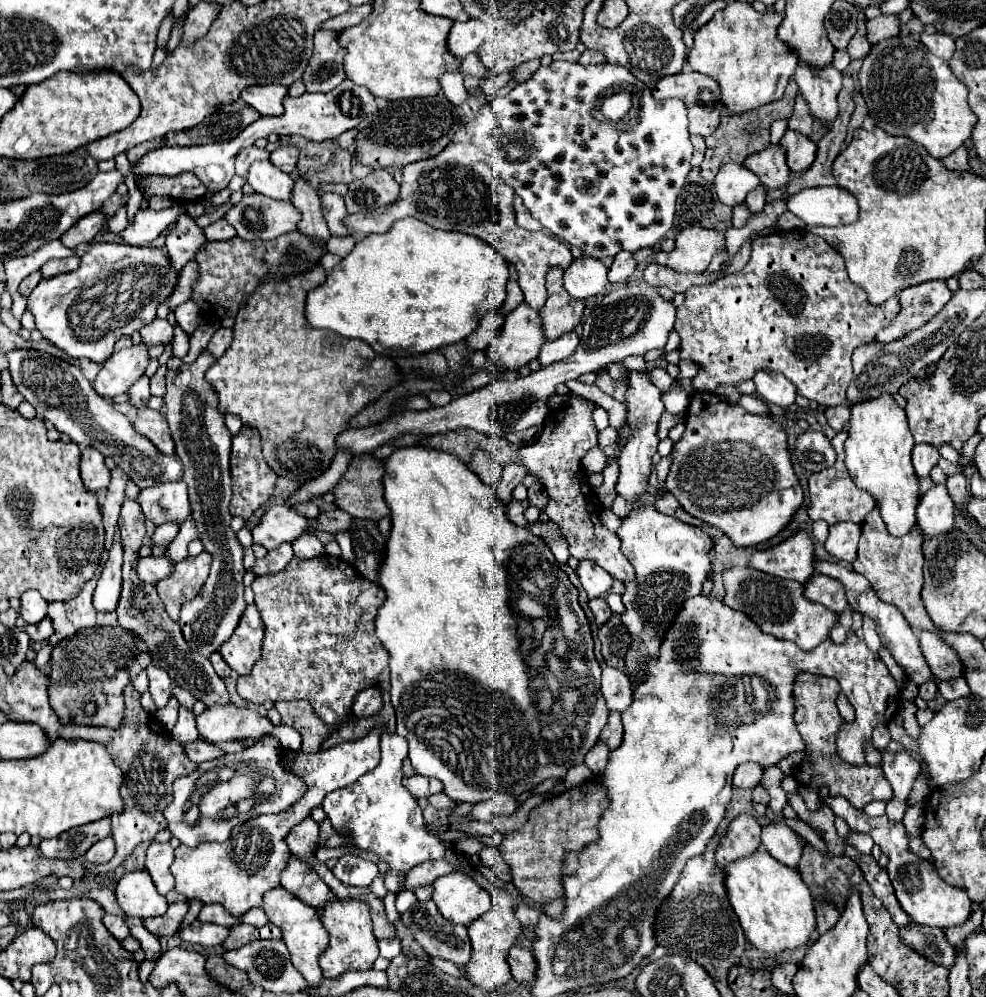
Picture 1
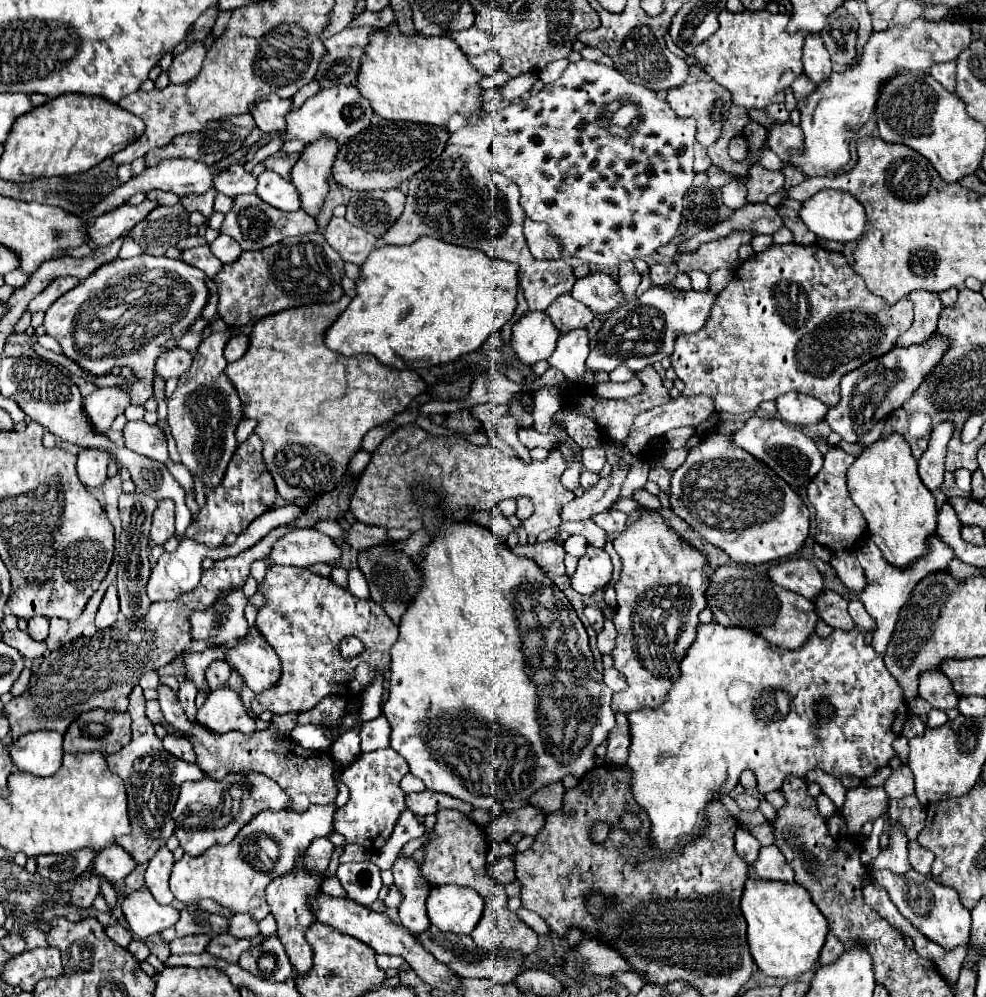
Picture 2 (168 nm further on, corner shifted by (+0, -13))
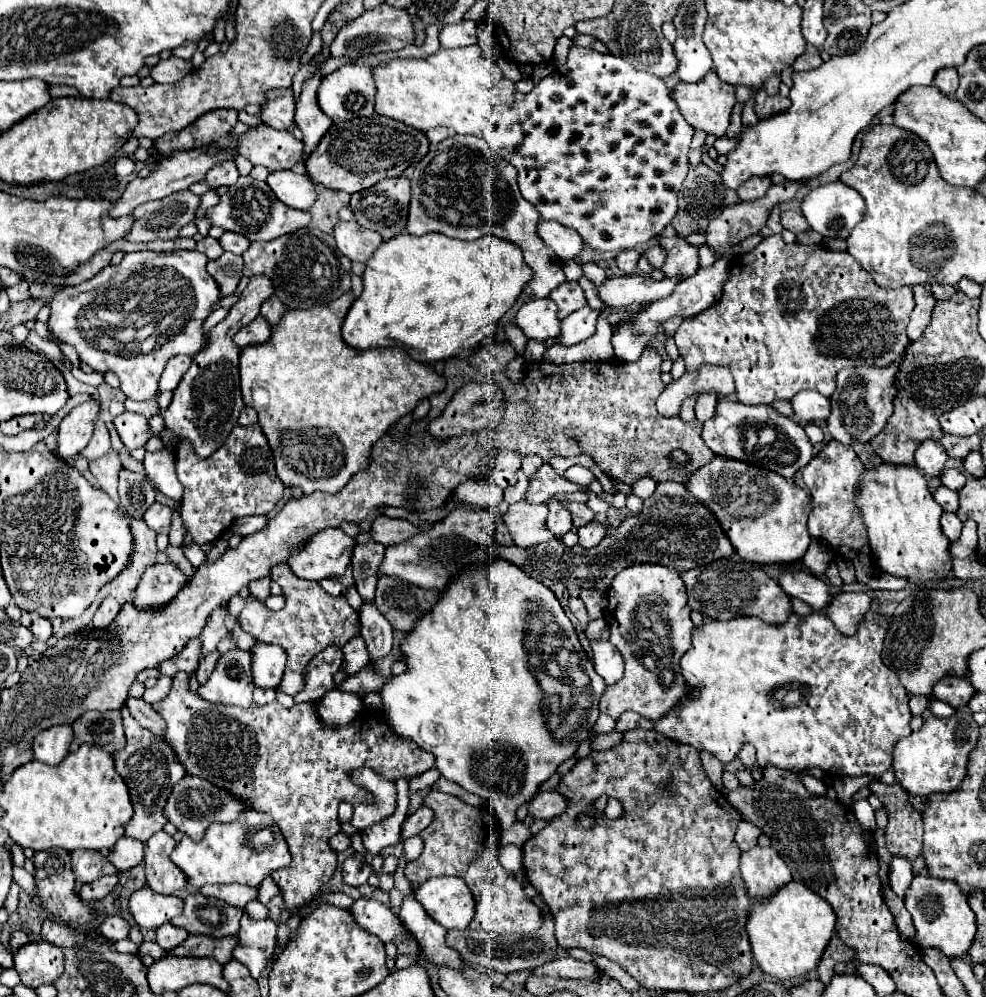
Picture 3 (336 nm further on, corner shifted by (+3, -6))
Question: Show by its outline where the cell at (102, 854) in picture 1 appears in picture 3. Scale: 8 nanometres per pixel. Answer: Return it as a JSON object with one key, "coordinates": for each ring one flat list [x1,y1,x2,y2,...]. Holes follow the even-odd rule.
{"coordinates":[[121,837,115,847,109,851,109,861,117,867,117,871,127,871,135,865,143,863,143,843,133,837]]}

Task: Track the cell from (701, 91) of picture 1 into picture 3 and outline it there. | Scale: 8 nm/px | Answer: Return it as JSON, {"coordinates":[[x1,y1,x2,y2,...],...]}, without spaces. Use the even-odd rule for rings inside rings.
{"coordinates":[[709,71,703,81,699,83,679,83,673,91,673,99,681,111,681,115,691,123,693,129,701,129,709,135,723,137,729,125,731,109,735,105,735,87,729,83,723,83,715,71]]}

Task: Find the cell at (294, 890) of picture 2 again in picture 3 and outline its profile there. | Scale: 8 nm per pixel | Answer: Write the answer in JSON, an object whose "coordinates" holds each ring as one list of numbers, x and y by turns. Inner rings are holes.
{"coordinates":[[177,673,173,677,173,685,169,695,155,703,153,709,163,717,165,721,165,741,171,745,171,749,177,753,179,761,185,765,189,775,207,779,209,783,219,785,227,793,231,793,235,799,241,799,249,809,265,811,269,813,275,823,279,825,289,853,293,857,289,867,277,869,271,873,273,881,279,885,285,903,289,909,301,909,305,903,309,903,319,887,331,879,337,867,337,851,329,847,329,839,341,831,341,821,337,817,339,803,369,803,373,799,369,791,365,791,361,785,353,783,349,777,351,771,369,767,377,771,383,779,397,781,397,779,415,779,421,773,429,771,433,767,433,755,429,751,419,753,419,745,411,739,405,739,397,735,391,725,385,721,383,713,371,711,363,707,359,715,345,725,331,727,323,723,317,715,319,701,307,701,307,703,295,703,293,707,283,707,279,701,271,705,251,705,249,709,241,709,235,705,215,705,205,699,201,699,197,693,189,687,189,675]]}

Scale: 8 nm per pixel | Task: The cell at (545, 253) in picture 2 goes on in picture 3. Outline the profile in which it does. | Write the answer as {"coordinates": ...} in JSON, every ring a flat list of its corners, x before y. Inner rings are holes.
{"coordinates":[[541,221,539,235,541,235,541,239,545,239,545,243,549,247,553,247,555,255,563,261,575,259,585,249,585,241,581,239,581,235,569,227,561,227,561,223]]}

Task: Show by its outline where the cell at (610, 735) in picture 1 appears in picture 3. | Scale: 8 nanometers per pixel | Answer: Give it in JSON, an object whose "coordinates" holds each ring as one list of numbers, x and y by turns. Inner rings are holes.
{"coordinates":[[625,713,625,715,621,715,621,719,617,721,617,729,619,729,619,731,629,731,629,729,637,729,637,727,653,729,653,721,641,717,639,713]]}

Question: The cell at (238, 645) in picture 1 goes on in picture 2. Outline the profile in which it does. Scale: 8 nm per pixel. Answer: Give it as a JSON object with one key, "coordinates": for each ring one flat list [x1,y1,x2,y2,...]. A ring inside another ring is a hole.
{"coordinates":[[250,626,248,636,238,646,226,650,226,662,256,694,274,686,280,676,280,660,256,626]]}

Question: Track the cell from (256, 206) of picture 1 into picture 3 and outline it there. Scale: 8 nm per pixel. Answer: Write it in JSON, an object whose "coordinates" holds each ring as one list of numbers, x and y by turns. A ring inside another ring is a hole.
{"coordinates":[[251,175,239,177,237,185,229,187,229,191,225,195,221,195,219,205,215,205,207,211,207,217,213,225,217,225,225,231,241,233,249,241,273,241,281,235,307,227,311,221,311,215,307,211,287,207,285,203,281,203,275,197,275,193,269,189,269,185,265,181,257,181]]}

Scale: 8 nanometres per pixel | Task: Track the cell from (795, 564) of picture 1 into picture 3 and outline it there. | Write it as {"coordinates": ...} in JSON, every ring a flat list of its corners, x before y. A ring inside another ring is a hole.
{"coordinates":[[785,571,779,585,789,597,797,597,811,605,813,611,823,611,831,601,827,583,809,571]]}

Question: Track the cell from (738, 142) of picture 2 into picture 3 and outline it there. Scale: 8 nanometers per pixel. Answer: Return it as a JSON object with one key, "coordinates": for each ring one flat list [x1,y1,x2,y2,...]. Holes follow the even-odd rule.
{"coordinates":[[743,107,733,109,731,123,729,123,729,129,727,129,727,137,737,137,741,133,741,111,743,111]]}

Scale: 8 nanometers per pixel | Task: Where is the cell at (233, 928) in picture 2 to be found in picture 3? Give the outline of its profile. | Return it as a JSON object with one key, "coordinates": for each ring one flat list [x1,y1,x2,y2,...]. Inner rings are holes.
{"coordinates":[[249,901,245,911,249,911,249,917,259,921,259,919,267,919,269,917,269,905,263,905,259,901]]}

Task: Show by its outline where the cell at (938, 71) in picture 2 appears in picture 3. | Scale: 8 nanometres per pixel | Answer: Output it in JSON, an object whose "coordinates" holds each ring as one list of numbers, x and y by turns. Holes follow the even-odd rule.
{"coordinates":[[939,71,937,73,937,79,933,81,933,85,947,97,953,97,957,87,959,87,959,77,957,77,957,71]]}

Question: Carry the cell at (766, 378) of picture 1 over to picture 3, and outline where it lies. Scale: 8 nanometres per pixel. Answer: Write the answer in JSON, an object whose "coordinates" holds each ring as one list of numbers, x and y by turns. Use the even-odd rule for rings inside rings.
{"coordinates":[[801,391,801,395,797,395,797,399,793,399,793,409,795,409,795,417,799,421,825,421,831,415,831,401,823,395,817,395,815,391]]}

